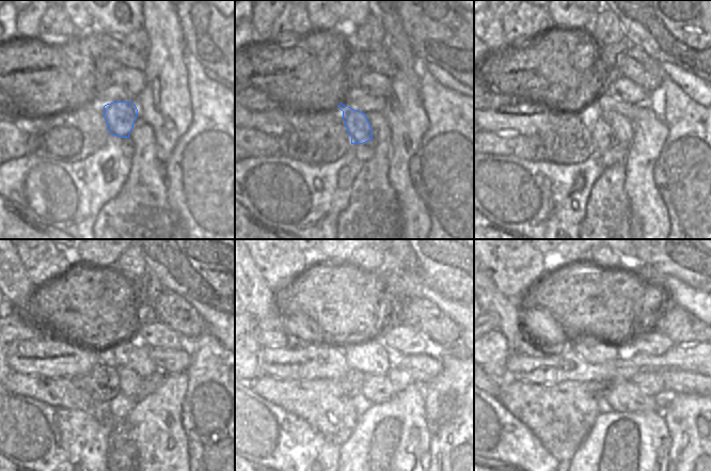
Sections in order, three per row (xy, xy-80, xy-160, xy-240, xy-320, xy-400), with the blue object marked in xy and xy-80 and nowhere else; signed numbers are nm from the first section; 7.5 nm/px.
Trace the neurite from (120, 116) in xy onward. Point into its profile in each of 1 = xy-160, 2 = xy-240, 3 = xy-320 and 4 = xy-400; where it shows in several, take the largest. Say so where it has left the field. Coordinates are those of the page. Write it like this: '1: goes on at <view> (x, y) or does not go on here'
1: goes on at xy-160 (601, 132)
2: goes on at xy-240 (129, 381)
3: goes on at xy-320 (377, 389)
4: goes on at xy-400 (625, 397)

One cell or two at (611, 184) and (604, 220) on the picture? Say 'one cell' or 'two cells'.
one cell

